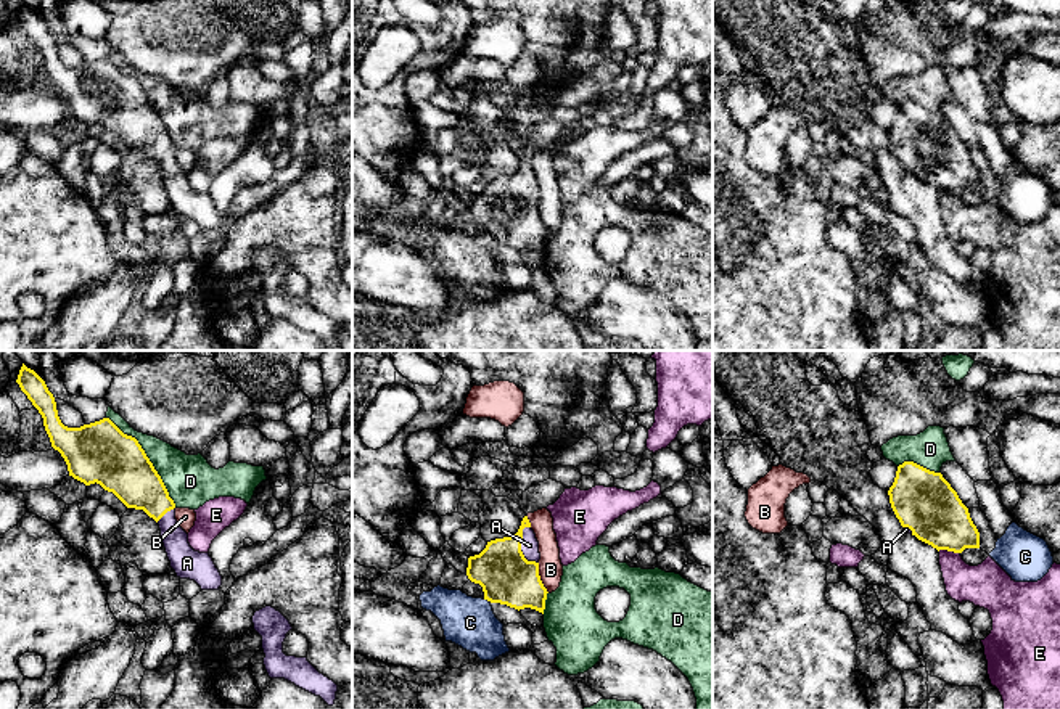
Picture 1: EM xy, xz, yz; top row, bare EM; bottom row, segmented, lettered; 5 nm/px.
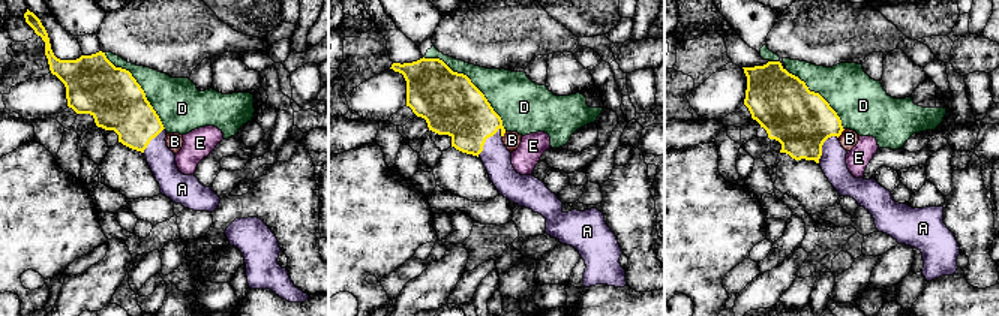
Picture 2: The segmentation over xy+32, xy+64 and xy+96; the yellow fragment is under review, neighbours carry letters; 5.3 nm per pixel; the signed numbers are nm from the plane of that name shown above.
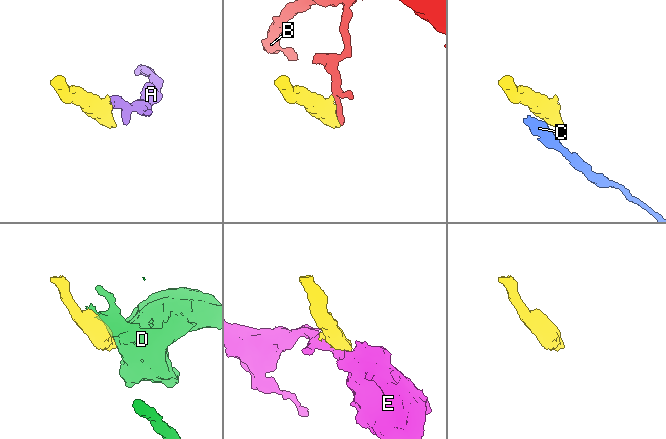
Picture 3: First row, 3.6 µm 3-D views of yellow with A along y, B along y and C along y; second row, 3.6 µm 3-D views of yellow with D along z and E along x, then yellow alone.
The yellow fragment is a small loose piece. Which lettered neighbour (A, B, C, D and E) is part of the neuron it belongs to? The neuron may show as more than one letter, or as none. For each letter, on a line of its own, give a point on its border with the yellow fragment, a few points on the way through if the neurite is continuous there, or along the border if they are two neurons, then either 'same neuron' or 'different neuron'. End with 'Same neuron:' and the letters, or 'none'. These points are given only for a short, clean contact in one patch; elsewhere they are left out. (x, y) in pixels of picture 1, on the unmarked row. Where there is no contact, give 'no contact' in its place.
A: xz (520, 188) | across xz (507, 217), (509, 206), (520, 188), (530, 185) | same neuron
B: xz (539, 217) | different neuron
C: xz (486, 238) | along xz (484, 238), (488, 241) | different neuron
D: xy (148, 98) | different neuron
E: yz (949, 190) | along yz (938, 190), (959, 193) | different neuron
Same neuron: A

